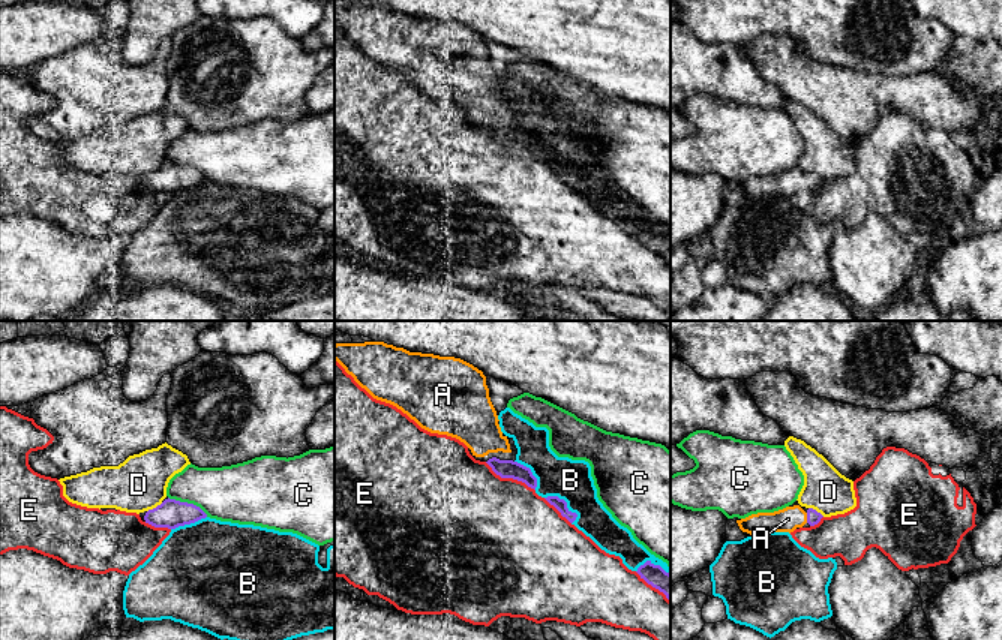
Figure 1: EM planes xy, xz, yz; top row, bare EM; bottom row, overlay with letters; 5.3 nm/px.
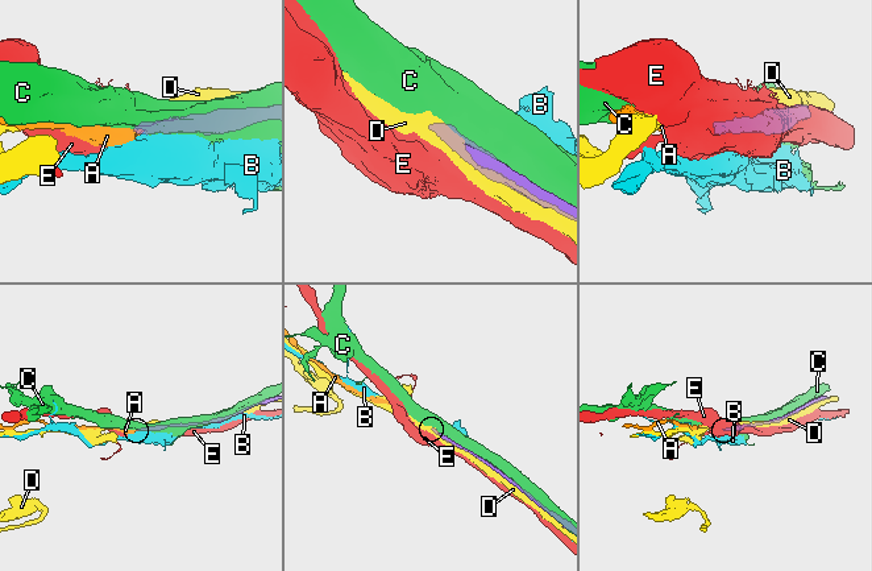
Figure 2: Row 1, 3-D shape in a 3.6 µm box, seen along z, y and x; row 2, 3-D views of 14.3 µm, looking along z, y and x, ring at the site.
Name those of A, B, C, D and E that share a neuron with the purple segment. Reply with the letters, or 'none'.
A

